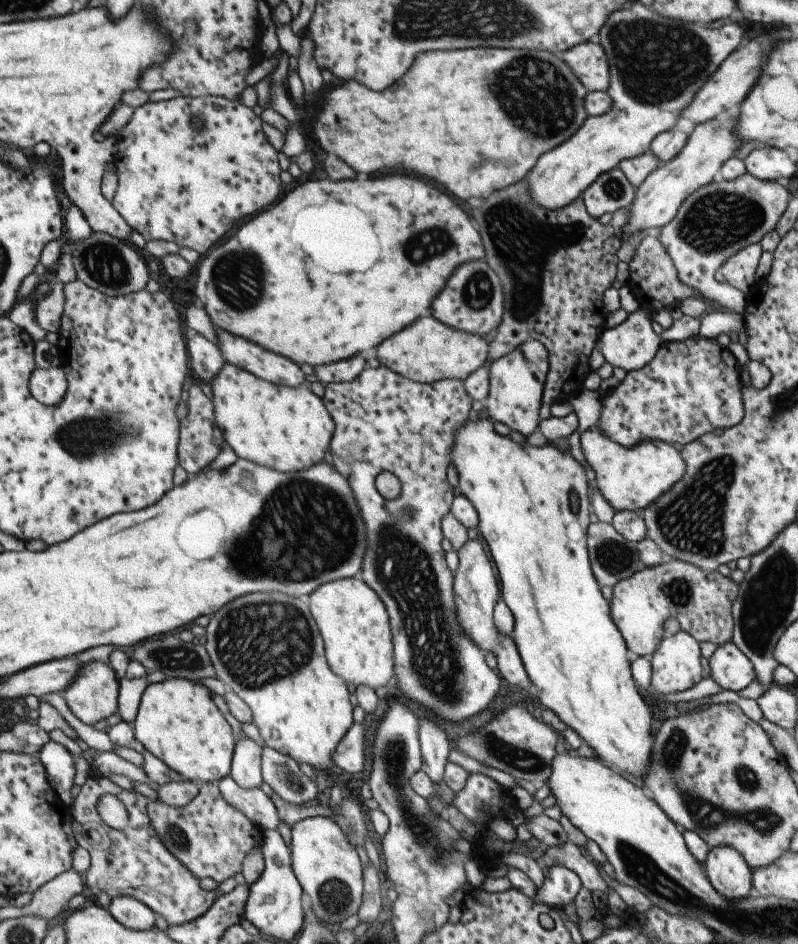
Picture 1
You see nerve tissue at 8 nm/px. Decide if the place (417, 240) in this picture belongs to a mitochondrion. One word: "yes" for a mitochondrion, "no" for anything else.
yes

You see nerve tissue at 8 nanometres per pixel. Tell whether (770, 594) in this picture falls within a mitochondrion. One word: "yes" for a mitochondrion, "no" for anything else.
yes

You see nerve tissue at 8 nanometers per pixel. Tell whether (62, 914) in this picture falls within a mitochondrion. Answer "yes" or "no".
no

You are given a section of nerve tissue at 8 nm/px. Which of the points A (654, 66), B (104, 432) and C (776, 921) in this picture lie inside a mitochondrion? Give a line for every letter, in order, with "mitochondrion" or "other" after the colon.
A: mitochondrion
B: mitochondrion
C: mitochondrion

